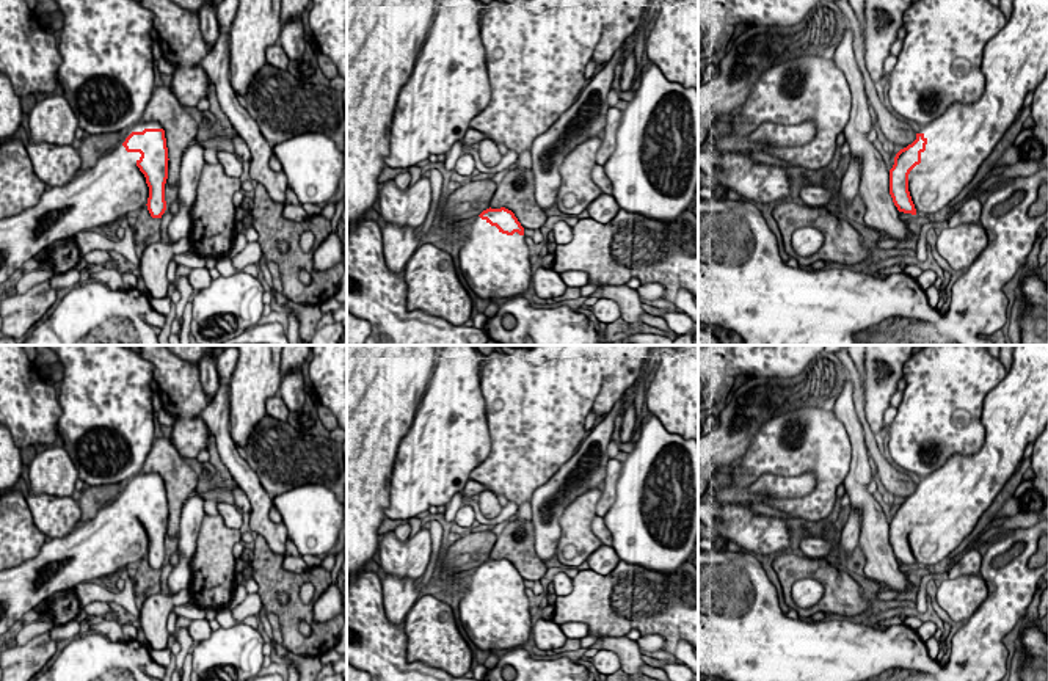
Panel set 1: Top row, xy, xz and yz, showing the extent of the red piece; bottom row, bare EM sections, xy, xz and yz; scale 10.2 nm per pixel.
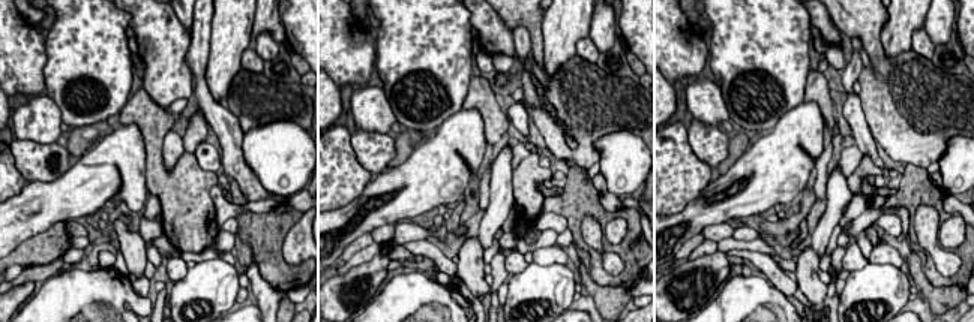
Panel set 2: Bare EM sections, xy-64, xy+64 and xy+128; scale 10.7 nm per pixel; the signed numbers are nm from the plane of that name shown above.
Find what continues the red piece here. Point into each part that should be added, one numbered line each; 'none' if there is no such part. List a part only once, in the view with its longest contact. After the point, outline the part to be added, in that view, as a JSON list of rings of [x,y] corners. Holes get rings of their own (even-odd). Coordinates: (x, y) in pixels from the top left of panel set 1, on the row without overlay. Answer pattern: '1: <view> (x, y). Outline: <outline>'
1: xy (115, 538). Outline: [[[155,472],[133,475],[113,501],[99,508],[93,519],[77,526],[66,537],[47,538],[36,557],[0,571],[0,639],[6,637],[28,610],[55,593],[71,590],[82,582],[115,577],[122,568],[132,568],[147,555],[149,538],[136,518],[141,505],[127,504],[122,497],[132,483],[144,480],[163,479]]]

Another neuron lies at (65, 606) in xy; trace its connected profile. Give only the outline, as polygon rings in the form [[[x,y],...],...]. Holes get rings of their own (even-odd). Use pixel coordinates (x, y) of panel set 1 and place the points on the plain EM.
[[[75,588],[63,590],[47,598],[47,610],[53,615],[53,625],[64,626],[74,621],[83,609],[77,599]]]

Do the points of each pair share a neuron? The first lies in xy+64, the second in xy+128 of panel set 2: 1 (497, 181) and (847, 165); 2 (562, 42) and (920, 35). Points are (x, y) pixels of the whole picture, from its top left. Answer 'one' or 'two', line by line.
1: two
2: two

